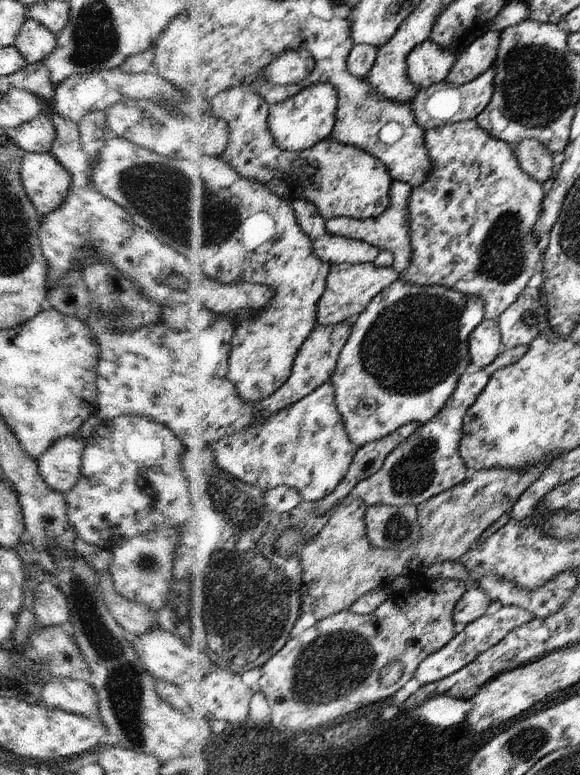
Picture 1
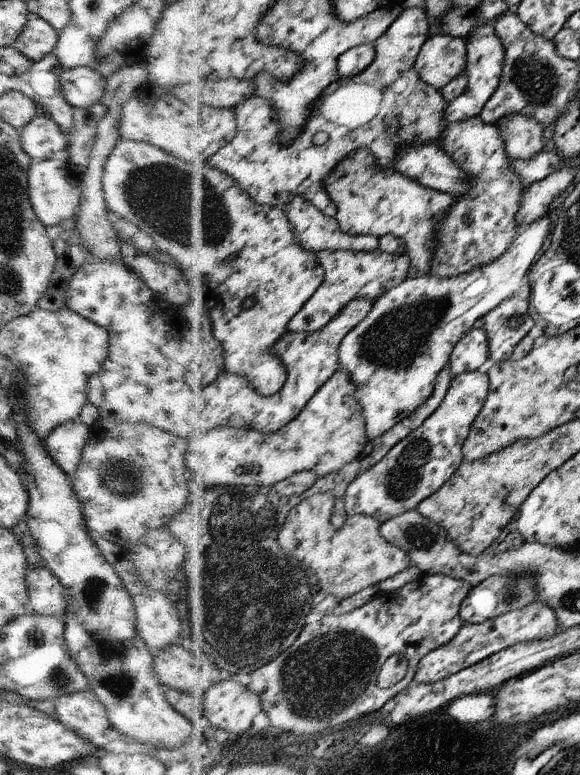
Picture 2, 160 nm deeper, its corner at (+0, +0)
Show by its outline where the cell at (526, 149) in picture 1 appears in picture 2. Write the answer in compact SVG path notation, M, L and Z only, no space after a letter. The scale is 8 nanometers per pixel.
M522 113L508 115L497 124L497 129L503 138L509 158L528 160L544 148L544 126L534 117Z

